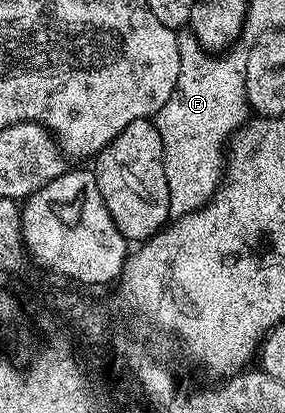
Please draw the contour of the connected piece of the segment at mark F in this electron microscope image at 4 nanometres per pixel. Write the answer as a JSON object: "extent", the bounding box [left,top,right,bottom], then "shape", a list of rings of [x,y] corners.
{"extent":[154,29,250,216],"shape":[[[184,29],[176,36],[180,50],[178,81],[170,101],[162,105],[160,112],[154,116],[158,133],[162,137],[164,150],[164,168],[166,185],[170,189],[169,216],[189,215],[192,211],[207,206],[216,190],[219,189],[226,170],[226,148],[230,140],[250,119],[250,108],[246,97],[246,85],[242,63],[237,59],[219,59],[219,54],[205,50],[196,40],[191,30]]]}

